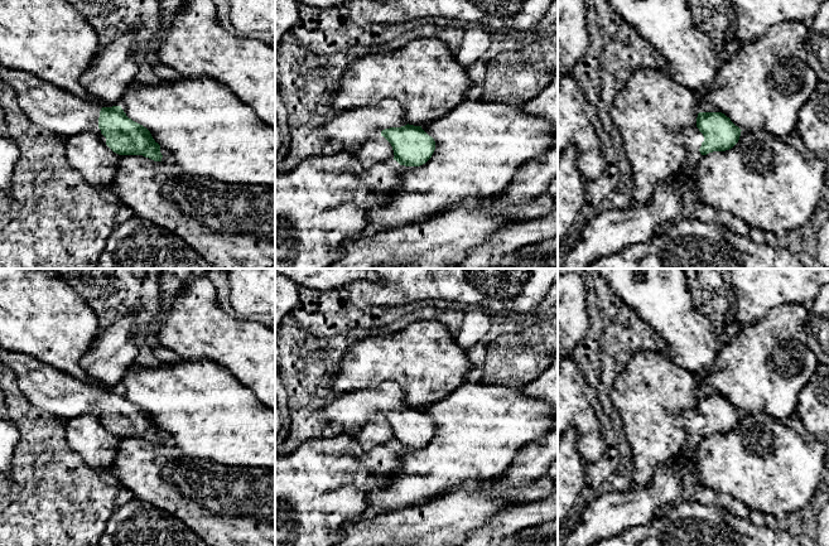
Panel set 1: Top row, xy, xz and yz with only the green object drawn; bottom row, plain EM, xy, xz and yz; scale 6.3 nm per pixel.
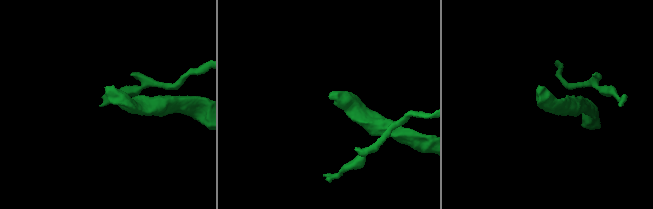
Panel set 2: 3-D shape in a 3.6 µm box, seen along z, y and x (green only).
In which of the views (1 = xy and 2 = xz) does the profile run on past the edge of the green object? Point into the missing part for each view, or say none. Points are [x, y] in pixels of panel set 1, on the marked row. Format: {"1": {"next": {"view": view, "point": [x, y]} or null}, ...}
{"1": {"next": {"view": "xy", "point": [47, 106]}}, "2": {"next": {"view": "xz", "point": [350, 127]}}}

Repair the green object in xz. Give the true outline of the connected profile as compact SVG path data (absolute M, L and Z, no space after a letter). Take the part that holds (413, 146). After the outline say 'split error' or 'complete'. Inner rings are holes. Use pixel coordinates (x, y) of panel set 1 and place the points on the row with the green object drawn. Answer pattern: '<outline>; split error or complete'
M395 100L342 111L318 131L327 141L338 141L341 151L351 155L363 140L380 134L391 144L394 160L405 166L425 164L435 150L434 139L421 126L409 125L403 107Z; split error

